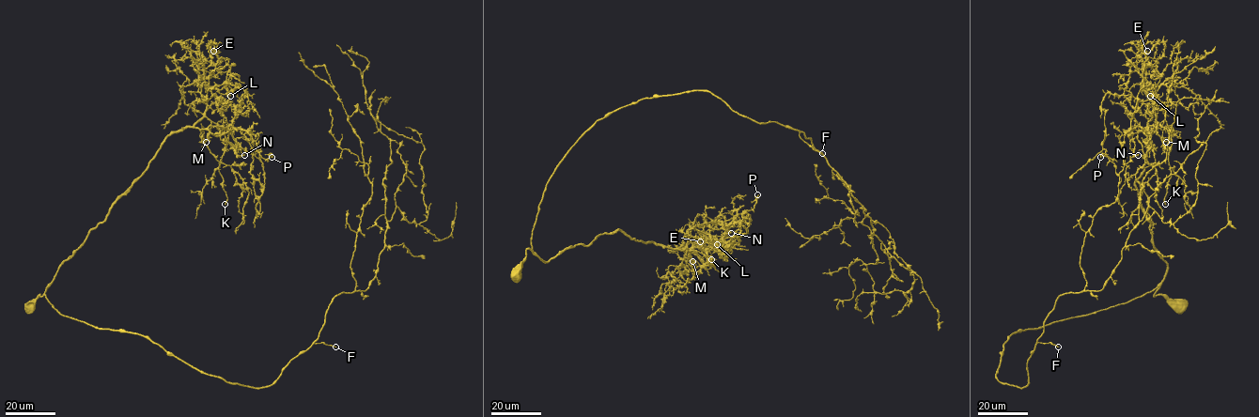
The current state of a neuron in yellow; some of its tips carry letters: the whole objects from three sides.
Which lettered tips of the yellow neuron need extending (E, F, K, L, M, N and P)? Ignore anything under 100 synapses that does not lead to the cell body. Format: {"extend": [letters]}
{"extend": ["F", "M"]}

